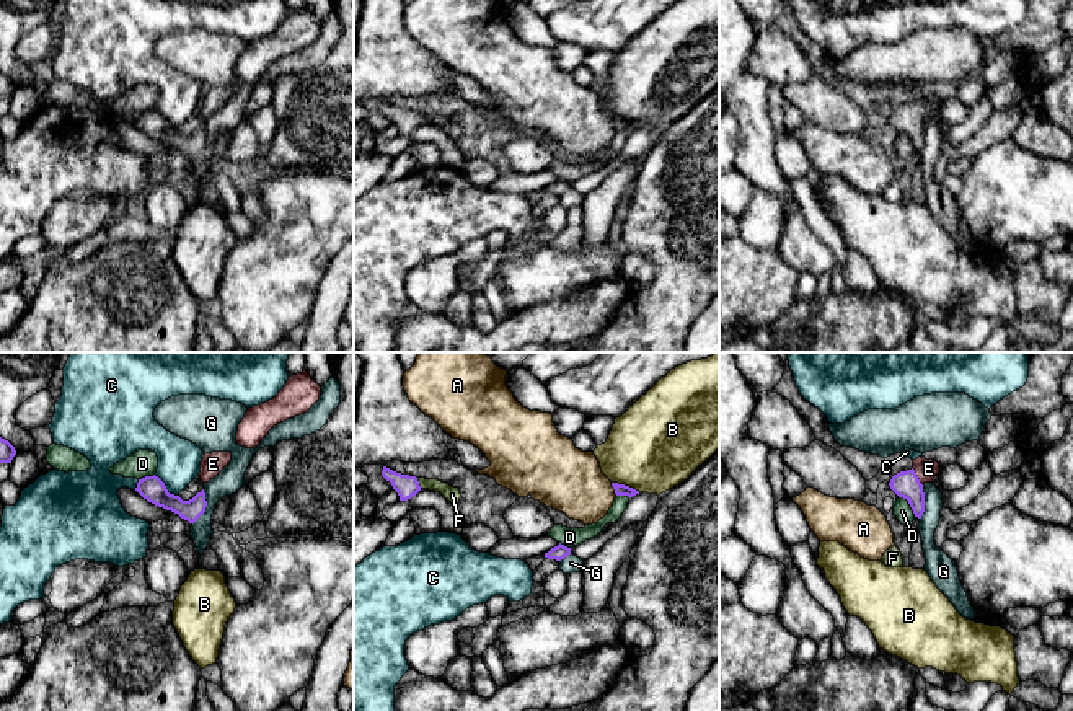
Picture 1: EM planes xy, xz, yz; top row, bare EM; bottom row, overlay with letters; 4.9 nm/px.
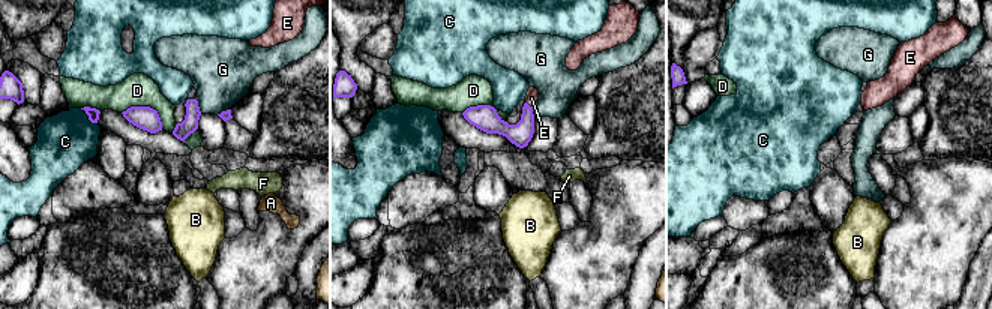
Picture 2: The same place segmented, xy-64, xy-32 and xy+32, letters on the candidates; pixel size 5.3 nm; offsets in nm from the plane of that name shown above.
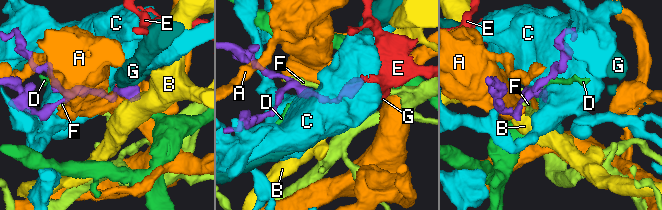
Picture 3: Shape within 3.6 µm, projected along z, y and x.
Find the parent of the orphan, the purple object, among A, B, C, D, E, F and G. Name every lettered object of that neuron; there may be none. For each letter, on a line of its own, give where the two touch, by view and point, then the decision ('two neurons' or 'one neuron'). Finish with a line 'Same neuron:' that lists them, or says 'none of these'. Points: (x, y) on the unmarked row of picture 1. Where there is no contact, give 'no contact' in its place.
A: xz (613, 123) | two neurons
B: xz (627, 121) | two neurons
C: xy (165, 121) | two neurons
D: yz (909, 137) | two neurons
E: yz (917, 111) | one neuron
F: xz (418, 118) | two neurons
G: xy (206, 141) | two neurons
Same neuron: E

